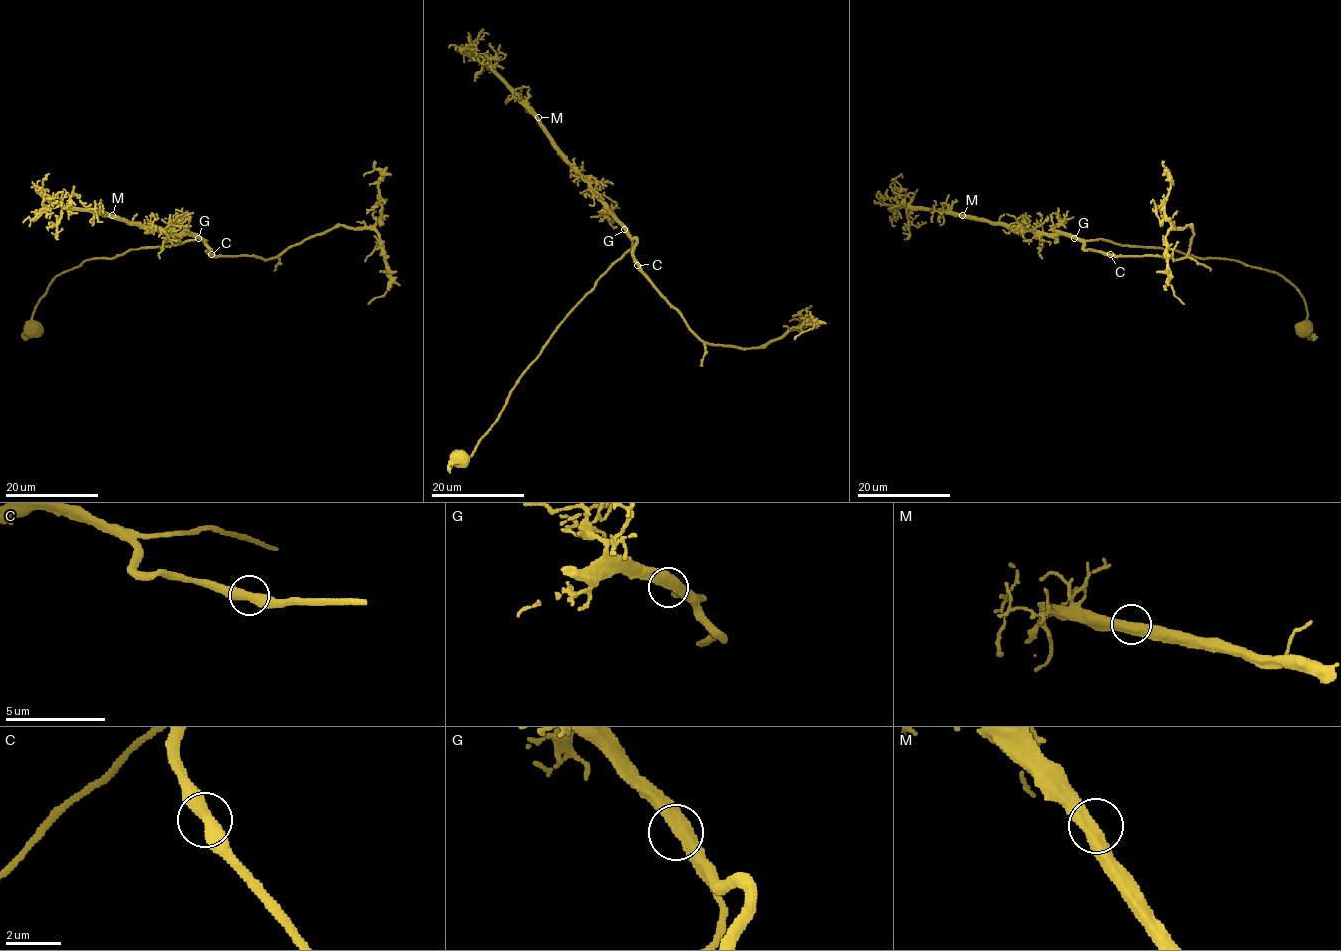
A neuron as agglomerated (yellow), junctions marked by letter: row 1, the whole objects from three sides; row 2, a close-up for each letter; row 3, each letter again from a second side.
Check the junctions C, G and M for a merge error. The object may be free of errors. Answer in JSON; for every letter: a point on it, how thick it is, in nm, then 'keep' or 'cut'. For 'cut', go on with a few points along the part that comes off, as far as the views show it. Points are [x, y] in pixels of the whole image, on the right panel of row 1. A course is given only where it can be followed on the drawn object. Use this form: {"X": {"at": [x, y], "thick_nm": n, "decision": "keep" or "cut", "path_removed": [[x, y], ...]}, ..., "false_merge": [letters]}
{"C": {"at": [1110, 254], "thick_nm": 480, "decision": "keep"}, "G": {"at": [1074, 238], "thick_nm": 480, "decision": "keep"}, "M": {"at": [962, 215], "thick_nm": 480, "decision": "keep"}, "false_merge": []}

